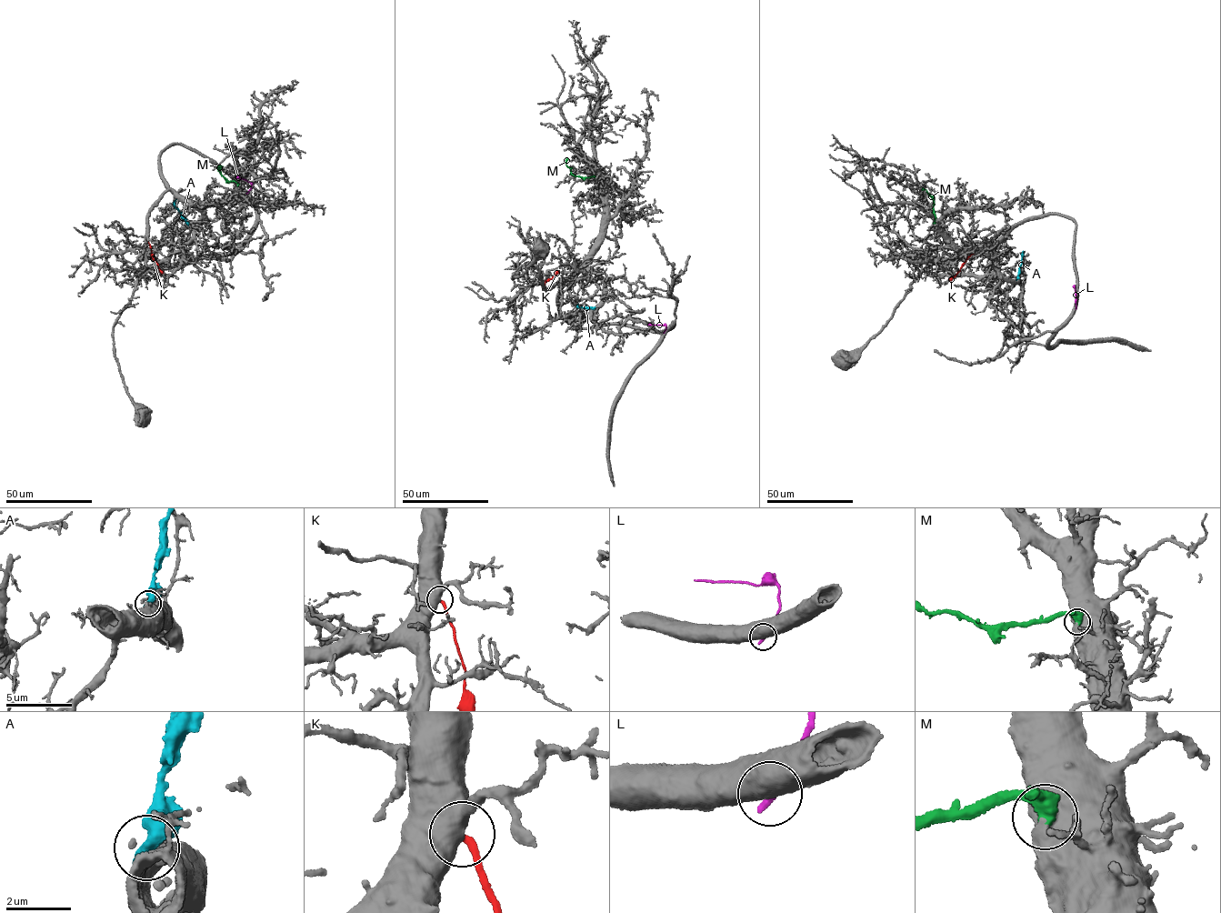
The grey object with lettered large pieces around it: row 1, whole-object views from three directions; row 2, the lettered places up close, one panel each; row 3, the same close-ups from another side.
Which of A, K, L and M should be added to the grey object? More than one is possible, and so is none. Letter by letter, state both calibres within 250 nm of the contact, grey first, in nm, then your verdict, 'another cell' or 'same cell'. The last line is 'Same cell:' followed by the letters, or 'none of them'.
A: 750 nm thick on the grey side, 600 nm on the other; another cell
K: 750 nm thick on the grey side, 220 nm on the other; another cell
L: 750 nm thick on the grey side, 190 nm on the other; another cell
M: 550 nm thick on the grey side, 360 nm on the other; same cell
Same cell: M

